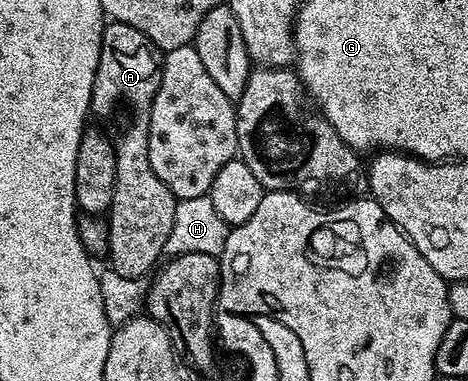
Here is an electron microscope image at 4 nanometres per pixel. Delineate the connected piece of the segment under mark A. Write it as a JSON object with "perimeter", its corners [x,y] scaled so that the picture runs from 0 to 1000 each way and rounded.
{"perimeter":[[[235,58],[216,87],[216,147],[199,215],[194,291],[220,320],[250,331],[241,365],[241,535],[229,556],[229,688],[254,727],[274,732],[308,735],[338,698],[335,677],[353,669],[357,622],[365,622],[365,591],[374,591],[374,549],[382,530],[365,496],[340,475],[331,444],[323,444],[318,409],[323,276],[340,234],[346,152],[348,136],[312,92],[297,87],[297,76],[280,76],[280,66]]]}

